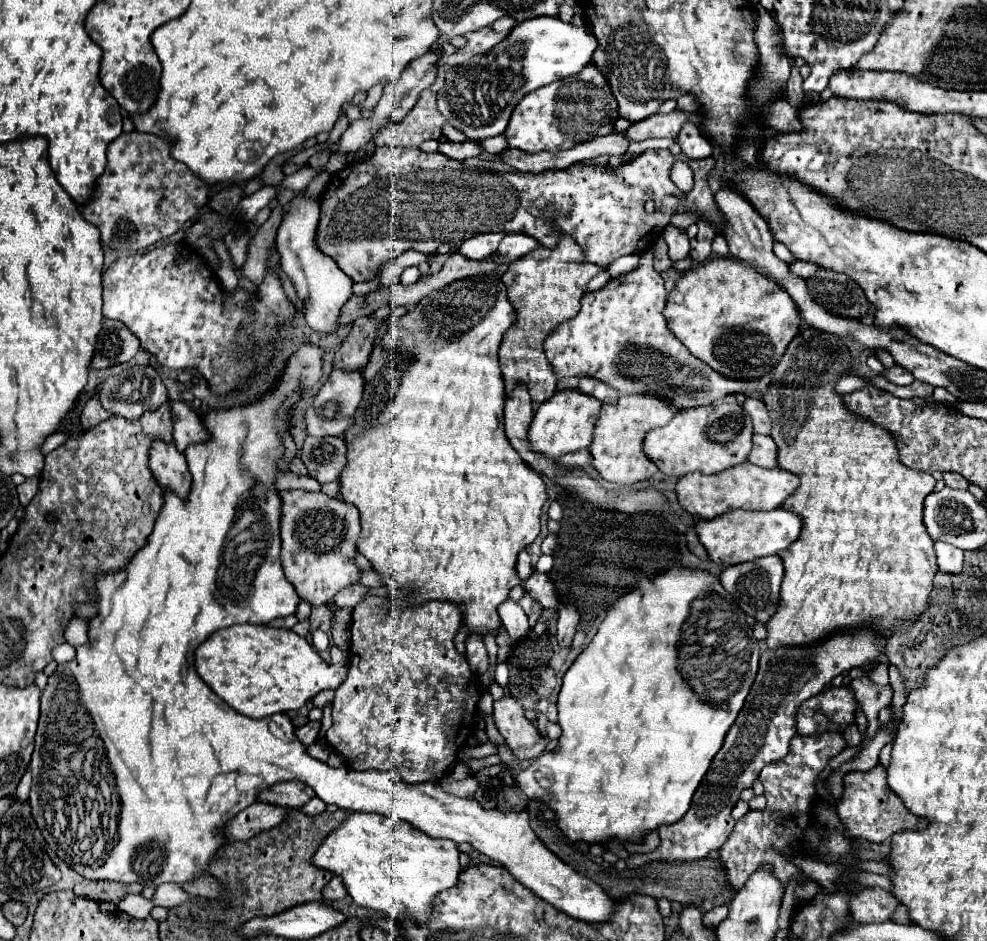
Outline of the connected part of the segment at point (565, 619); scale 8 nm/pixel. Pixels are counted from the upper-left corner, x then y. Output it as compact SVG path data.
M561 605L559 607L559 621L557 621L559 647L571 647L577 623L579 623L579 613L573 609L573 605Z

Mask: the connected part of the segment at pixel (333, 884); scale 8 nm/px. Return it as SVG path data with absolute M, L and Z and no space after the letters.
M333 877L325 887L323 887L323 899L325 901L335 901L335 899L343 899L347 893L345 893L345 885L341 881L341 877Z

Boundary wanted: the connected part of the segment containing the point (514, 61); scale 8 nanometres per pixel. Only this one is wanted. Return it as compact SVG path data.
M535 17L513 27L509 37L491 51L469 59L445 73L445 87L439 91L437 109L467 139L481 141L501 135L513 107L529 93L555 79L581 73L595 51L593 33L587 25L573 27L557 17Z

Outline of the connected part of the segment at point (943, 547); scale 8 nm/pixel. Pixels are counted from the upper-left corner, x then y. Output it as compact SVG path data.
M935 543L935 553L937 553L937 563L939 569L945 573L959 573L963 567L963 551L949 545L949 543Z

